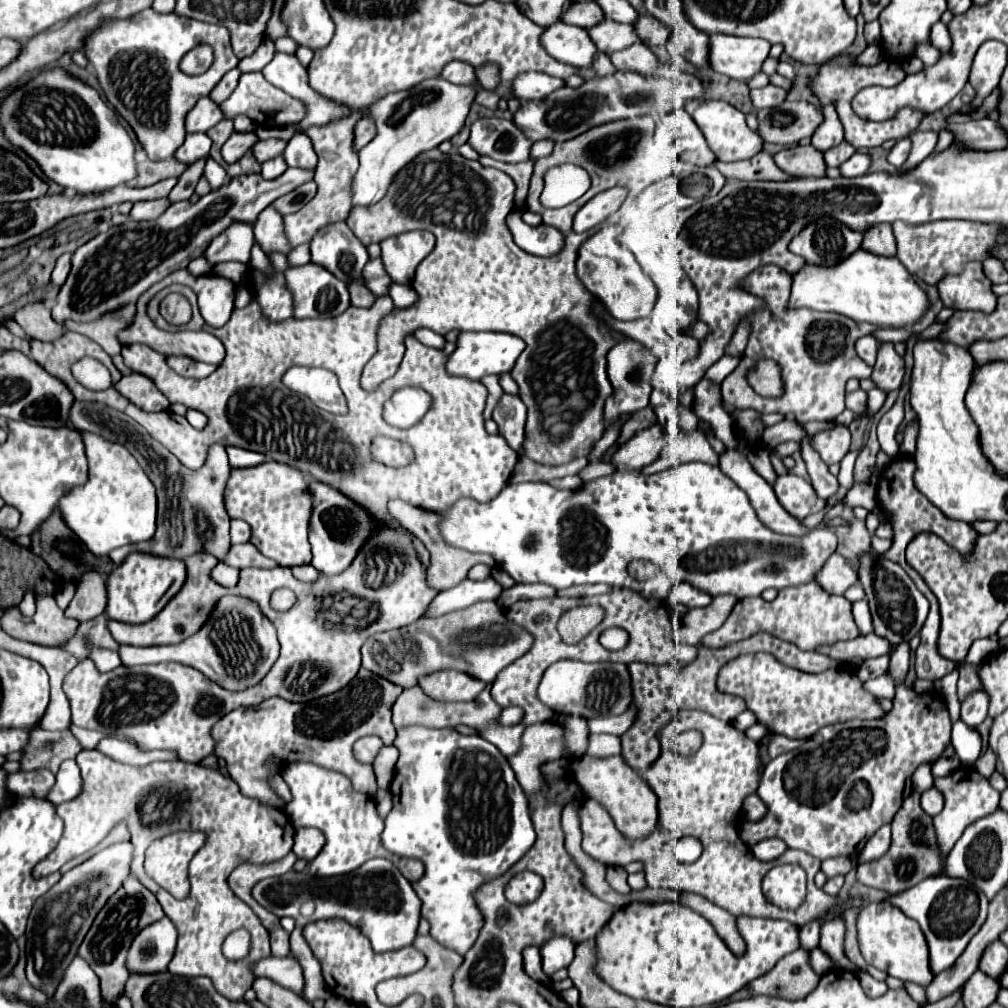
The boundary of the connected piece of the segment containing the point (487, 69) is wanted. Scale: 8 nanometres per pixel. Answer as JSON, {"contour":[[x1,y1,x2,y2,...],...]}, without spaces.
{"contour":[[482,66,482,68,476,68,476,76,478,76,478,82,486,88,486,90,494,90,498,86,498,68,496,66]]}

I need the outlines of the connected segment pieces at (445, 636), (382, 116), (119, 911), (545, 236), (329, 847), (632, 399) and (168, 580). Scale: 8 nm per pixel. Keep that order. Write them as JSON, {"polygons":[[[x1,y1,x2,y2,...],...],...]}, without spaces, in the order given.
{"polygons":[[[478,602,464,610,456,610,438,618,422,618,410,626,370,636,362,646,362,666,402,688,414,688,420,676,428,676,440,670,460,670,486,684,492,684,500,670,530,650,530,644,532,636,518,628,514,622,508,622,496,602]],[[432,78,422,80,410,90,388,94,370,106,370,112,364,116,372,116,376,120,378,134,374,142,360,150,360,168,352,180,352,206,372,206,380,202,404,166,408,166,418,154,432,150,458,134,474,96,474,86,456,86,444,78]],[[134,876,126,878,126,882,118,888,118,892,110,896,110,902,106,902,106,906,98,912,78,954,98,974,104,1002,114,1004,122,996,124,982,130,976,130,972,126,972,126,954,130,950,130,942,138,936,140,930,158,922,160,918,164,918,164,912,156,896,146,886,142,886]],[[513,209,512,214,508,216,508,226,510,232,514,234,514,241,522,250,536,256,552,256,560,252,564,242,562,232,546,224,530,226,520,218,522,218,522,210]],[[288,764,282,772,284,782,290,786,292,800,286,804,286,816,296,828,318,828,326,844,322,852,308,864,312,876,336,876,360,868,370,858,390,858,390,862,402,872,408,882,416,882,424,874,424,864,420,860,400,858,390,854,382,842,380,834,384,830,384,818,378,814,374,798,354,790,352,782,334,770,324,770,314,764]],[[624,338,620,340,620,344,614,344,608,352,608,378,612,382,612,396,606,400,606,422,614,422,620,414,634,414,642,408,646,408,650,404,650,392,652,392,652,386,650,386,650,378,654,374,654,366,656,366,656,358,652,356,652,352,632,340,632,338]],[[130,554,126,562,108,576,108,618,126,624,150,622,182,588,186,582,186,566,182,560,160,558,152,554]]]}

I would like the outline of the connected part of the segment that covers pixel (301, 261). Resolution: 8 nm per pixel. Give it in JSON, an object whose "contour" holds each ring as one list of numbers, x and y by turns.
{"contour":[[309,244,296,246,292,252,287,255,291,267,307,264,311,261]]}

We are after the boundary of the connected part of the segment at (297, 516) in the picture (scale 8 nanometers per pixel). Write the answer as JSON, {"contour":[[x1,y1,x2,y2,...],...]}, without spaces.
{"contour":[[264,462,244,470,232,470,232,476,226,486,226,510,230,518,240,518,252,526,250,542,268,558,276,560,280,566,300,566,310,564,312,552,308,542,310,514,312,514,312,494,308,492,308,480,298,468,280,462]]}

